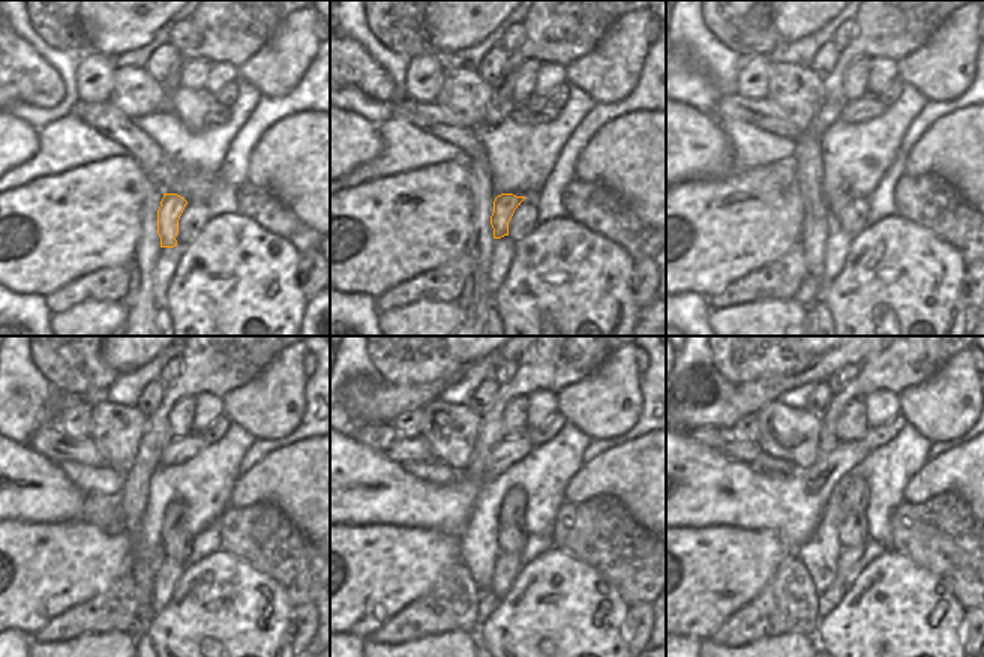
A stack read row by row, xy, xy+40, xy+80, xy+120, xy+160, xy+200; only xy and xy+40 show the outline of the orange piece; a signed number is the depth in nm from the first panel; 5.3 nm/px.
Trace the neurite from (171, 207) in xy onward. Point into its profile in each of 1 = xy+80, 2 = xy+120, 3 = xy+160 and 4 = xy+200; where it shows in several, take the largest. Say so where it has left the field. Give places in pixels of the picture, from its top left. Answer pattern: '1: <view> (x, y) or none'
1: xy+80 (839, 201)
2: xy+120 (174, 515)
3: xy+160 (513, 507)
4: xy+200 (855, 497)

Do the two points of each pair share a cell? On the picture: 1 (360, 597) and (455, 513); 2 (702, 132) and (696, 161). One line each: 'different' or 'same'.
1: different
2: same

